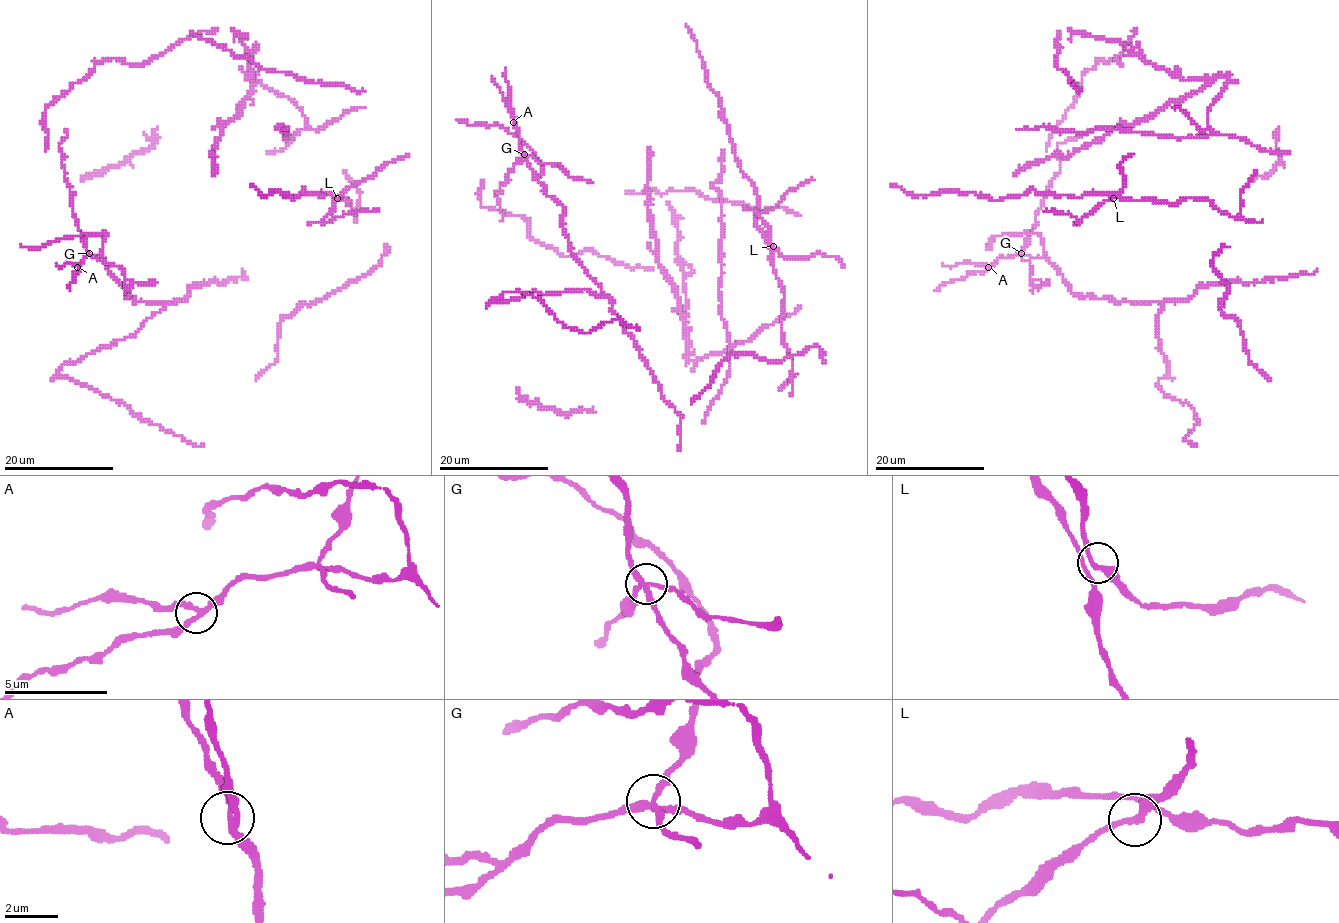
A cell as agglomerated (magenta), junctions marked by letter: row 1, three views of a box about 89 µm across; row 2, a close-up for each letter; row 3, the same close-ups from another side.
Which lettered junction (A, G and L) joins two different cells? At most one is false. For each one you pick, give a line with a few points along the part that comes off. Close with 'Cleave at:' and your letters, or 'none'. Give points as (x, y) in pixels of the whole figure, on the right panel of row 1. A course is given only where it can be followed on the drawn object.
G: course (1021, 253), (1036, 221), (1036, 213), (1048, 183), (1061, 167), (1057, 146), (1081, 137), (1088, 130)
Cleave at: G

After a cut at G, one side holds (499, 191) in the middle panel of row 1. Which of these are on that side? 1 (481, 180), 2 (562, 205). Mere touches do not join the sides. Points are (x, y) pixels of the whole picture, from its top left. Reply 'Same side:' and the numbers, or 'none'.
Same side: none

